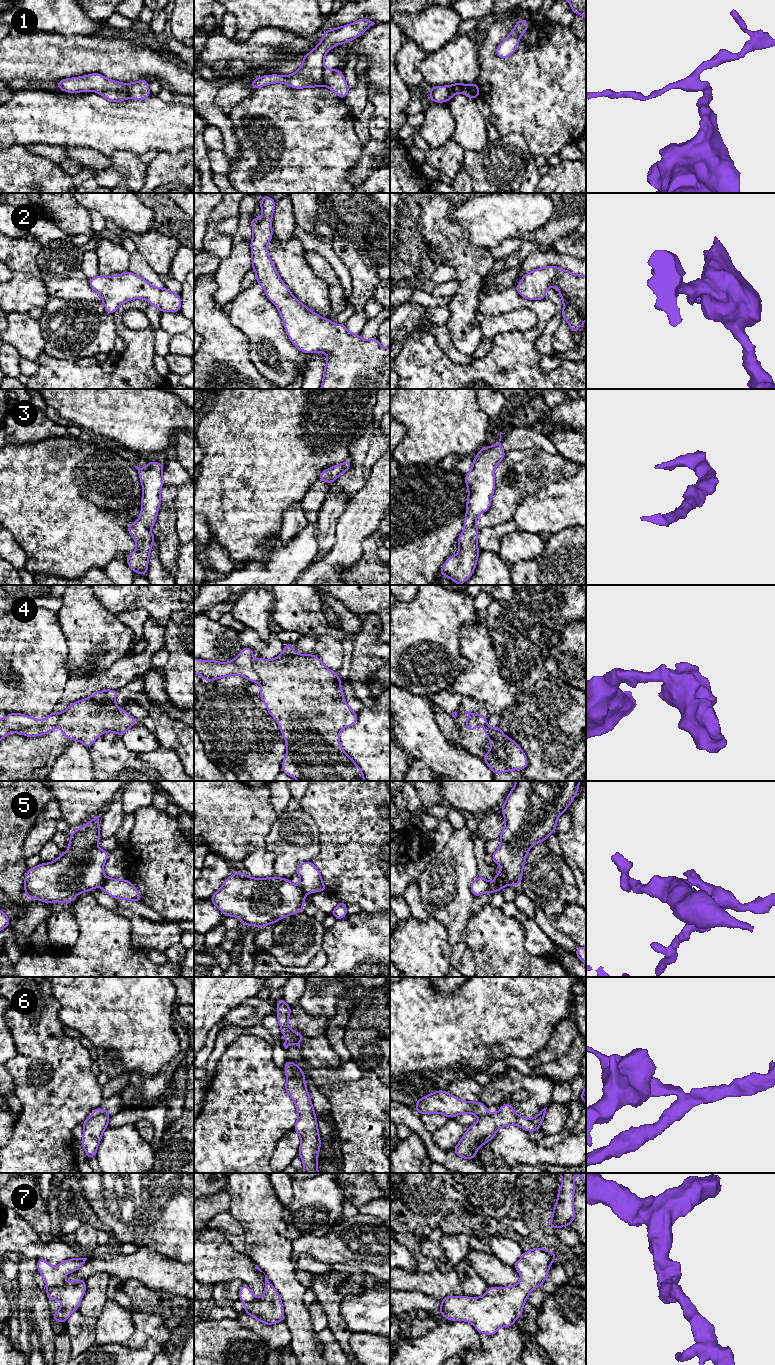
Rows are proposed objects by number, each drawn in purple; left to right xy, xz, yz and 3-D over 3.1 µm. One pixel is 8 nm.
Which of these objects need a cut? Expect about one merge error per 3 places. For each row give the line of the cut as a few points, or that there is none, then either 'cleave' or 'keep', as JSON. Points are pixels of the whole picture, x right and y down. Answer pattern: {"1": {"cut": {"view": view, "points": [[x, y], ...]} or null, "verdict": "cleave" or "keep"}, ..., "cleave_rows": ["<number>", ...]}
{"1": {"cut": {"view": "xz", "points": [[325, 69], [323, 84]]}, "verdict": "cleave"}, "2": {"cut": null, "verdict": "keep"}, "3": {"cut": null, "verdict": "keep"}, "4": {"cut": {"view": "xz", "points": [[252, 661], [252, 667], [258, 677], [258, 681]]}, "verdict": "cleave"}, "5": {"cut": {"view": "yz", "points": [[494, 879], [503, 886]]}, "verdict": "cleave"}, "6": {"cut": {"view": "xz", "points": [[287, 1072], [300, 1071], [304, 1074]]}, "verdict": "cleave"}, "7": {"cut": null, "verdict": "keep"}, "cleave_rows": ["1", "4", "5", "6"]}

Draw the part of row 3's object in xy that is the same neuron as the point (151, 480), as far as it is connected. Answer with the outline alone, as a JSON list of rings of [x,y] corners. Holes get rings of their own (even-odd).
[[[147,461],[146,468],[134,467],[138,470],[143,494],[139,519],[127,527],[128,533],[136,543],[136,550],[126,556],[126,562],[135,573],[146,576],[150,551],[156,540],[150,528],[157,521],[159,506],[162,503],[160,490],[164,485],[162,473],[165,465]]]

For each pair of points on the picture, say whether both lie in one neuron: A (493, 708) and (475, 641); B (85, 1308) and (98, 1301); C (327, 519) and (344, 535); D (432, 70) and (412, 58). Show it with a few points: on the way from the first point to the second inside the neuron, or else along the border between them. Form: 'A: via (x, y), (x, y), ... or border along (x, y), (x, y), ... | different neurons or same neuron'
A: via (492, 691), (483, 682), (482, 658) | same neuron
B: via (88, 1307), (95, 1301) | same neuron
C: border along (346, 505), (336, 522), (336, 541), (330, 549) | different neurons
D: border along (427, 54), (417, 63), (424, 85) | different neurons

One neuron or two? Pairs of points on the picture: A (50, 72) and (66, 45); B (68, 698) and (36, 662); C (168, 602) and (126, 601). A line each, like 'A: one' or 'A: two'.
A: one
B: two
C: one

